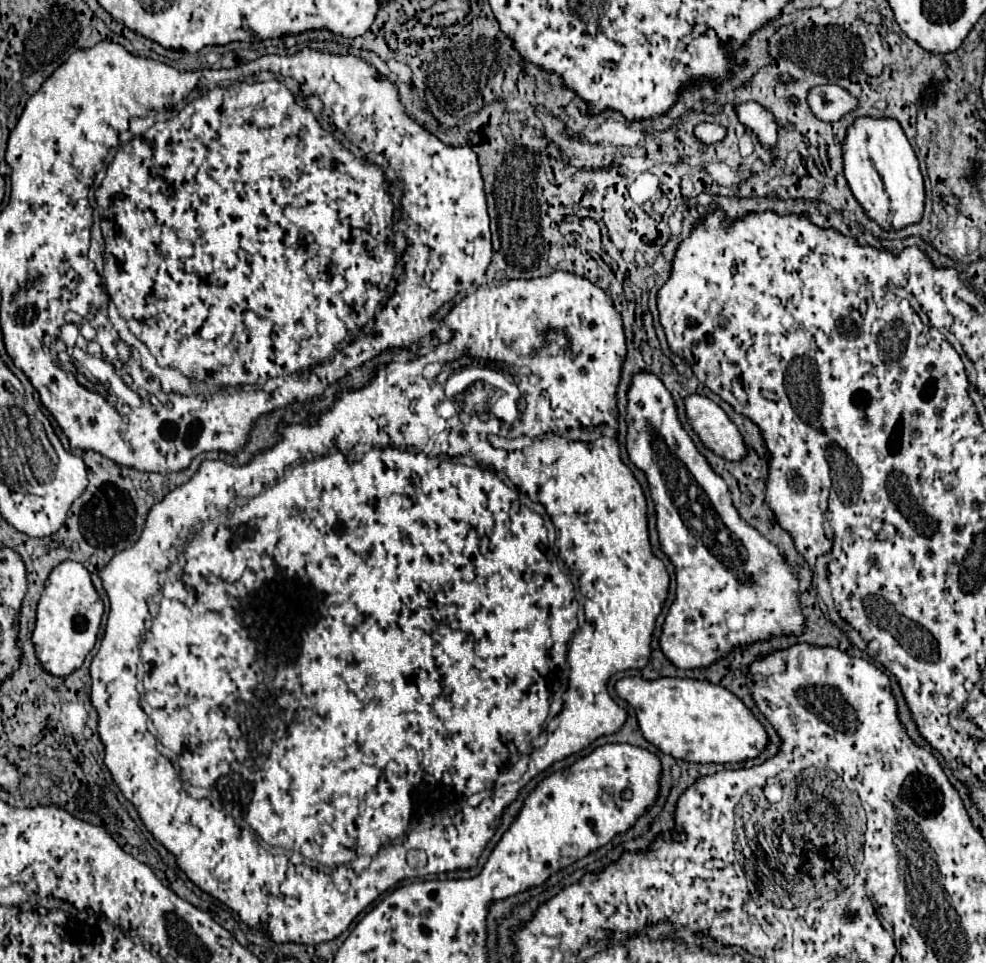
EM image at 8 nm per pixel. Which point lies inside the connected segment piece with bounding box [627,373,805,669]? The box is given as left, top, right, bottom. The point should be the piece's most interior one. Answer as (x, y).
(734, 587)

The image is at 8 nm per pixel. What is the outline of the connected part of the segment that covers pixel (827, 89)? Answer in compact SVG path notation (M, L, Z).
M821 85L809 91L809 107L821 121L839 121L855 111L857 105L859 99L837 85Z

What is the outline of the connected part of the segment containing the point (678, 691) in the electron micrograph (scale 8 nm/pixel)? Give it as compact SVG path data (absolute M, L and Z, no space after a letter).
M621 679L615 685L621 699L635 711L643 737L659 751L691 763L743 763L759 757L769 735L759 719L729 689L697 679Z

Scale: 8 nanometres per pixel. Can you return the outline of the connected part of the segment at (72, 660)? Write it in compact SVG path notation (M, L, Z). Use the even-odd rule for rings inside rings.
M77 561L59 563L45 581L45 589L37 603L35 629L31 635L41 667L55 677L67 677L79 669L85 661L85 655L95 647L101 615L103 601L91 583L89 571Z

